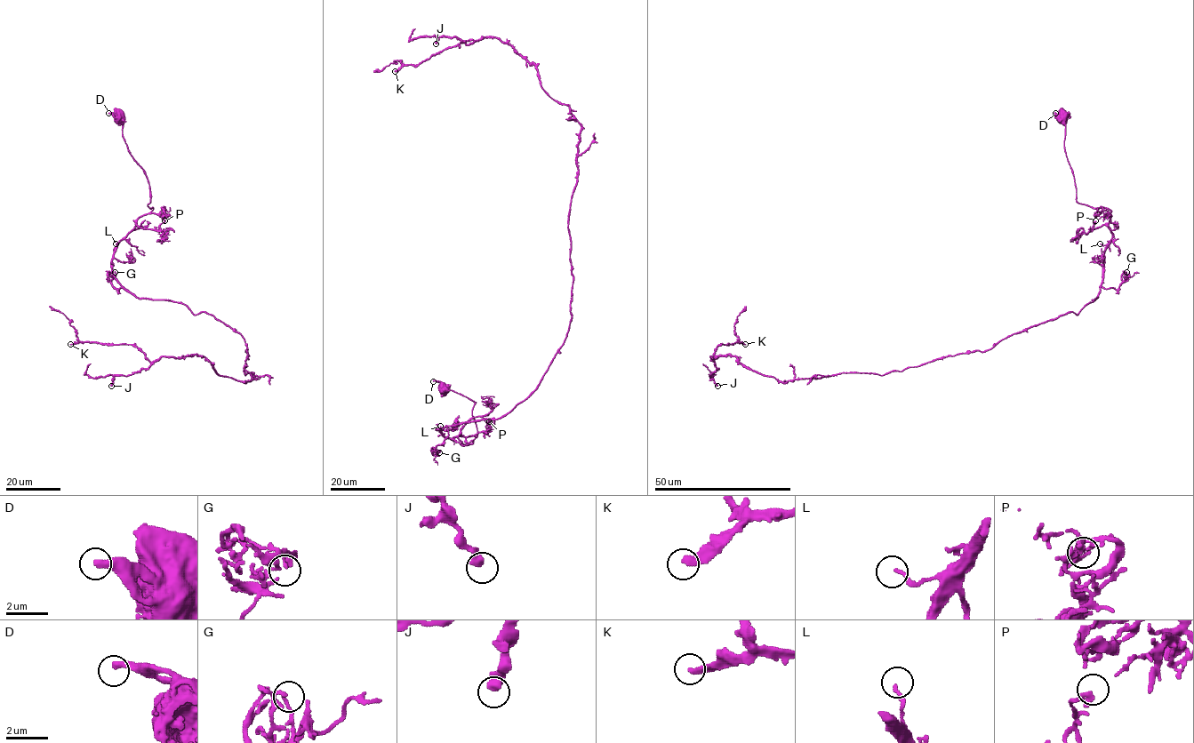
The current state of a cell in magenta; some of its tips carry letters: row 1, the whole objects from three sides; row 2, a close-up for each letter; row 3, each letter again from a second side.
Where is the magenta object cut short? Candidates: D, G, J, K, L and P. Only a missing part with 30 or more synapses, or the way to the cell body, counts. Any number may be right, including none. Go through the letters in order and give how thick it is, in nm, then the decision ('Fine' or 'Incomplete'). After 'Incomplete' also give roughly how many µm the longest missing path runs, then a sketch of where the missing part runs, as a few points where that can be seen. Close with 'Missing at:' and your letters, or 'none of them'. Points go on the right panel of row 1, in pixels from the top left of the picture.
D: Thickness 360 nm. Fine
G: Thickness 200 nm. Fine
J: Thickness 460 nm. Fine
K: Thickness 320 nm. Incomplete. Missing length about 40 µm. Course of what is missing: (745, 344), (733, 339), (733, 343), (745, 356), (750, 355)
L: Thickness 160 nm. Fine
P: Thickness 200 nm. Fine
Missing at: K

